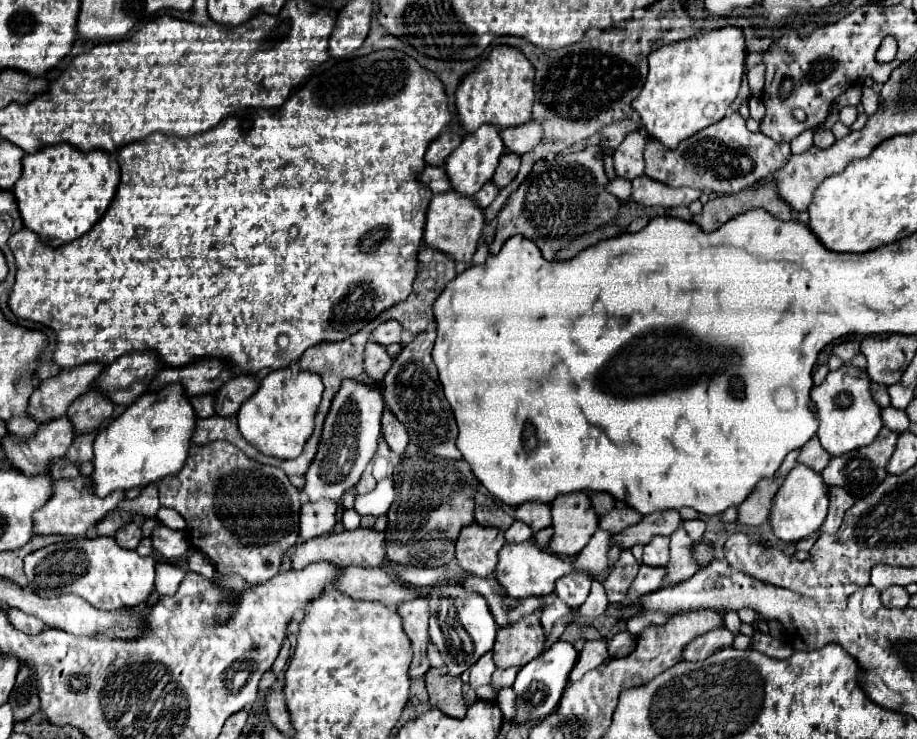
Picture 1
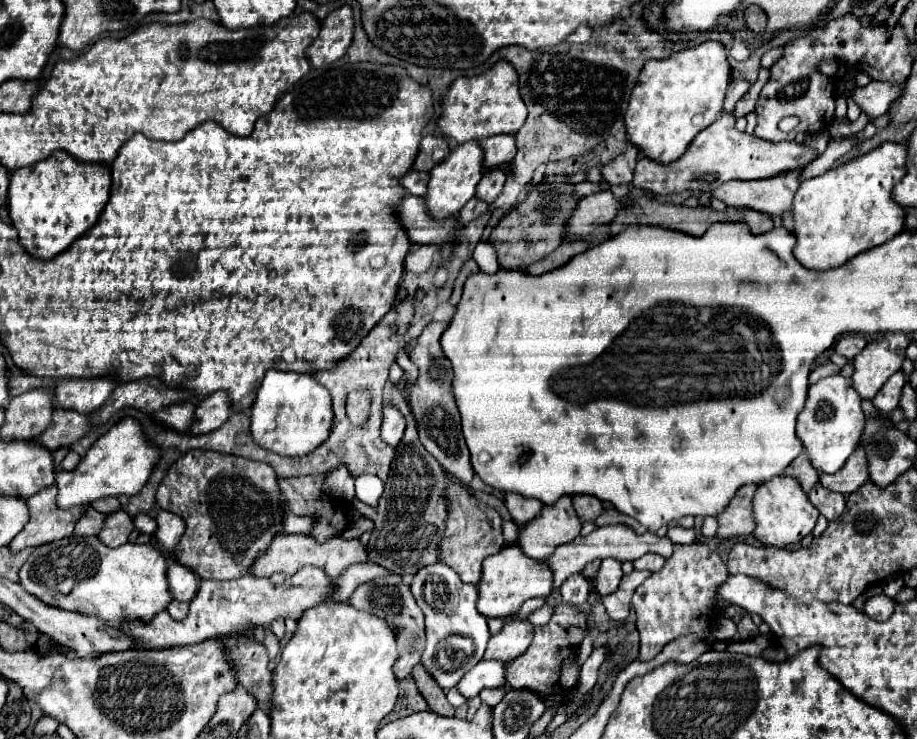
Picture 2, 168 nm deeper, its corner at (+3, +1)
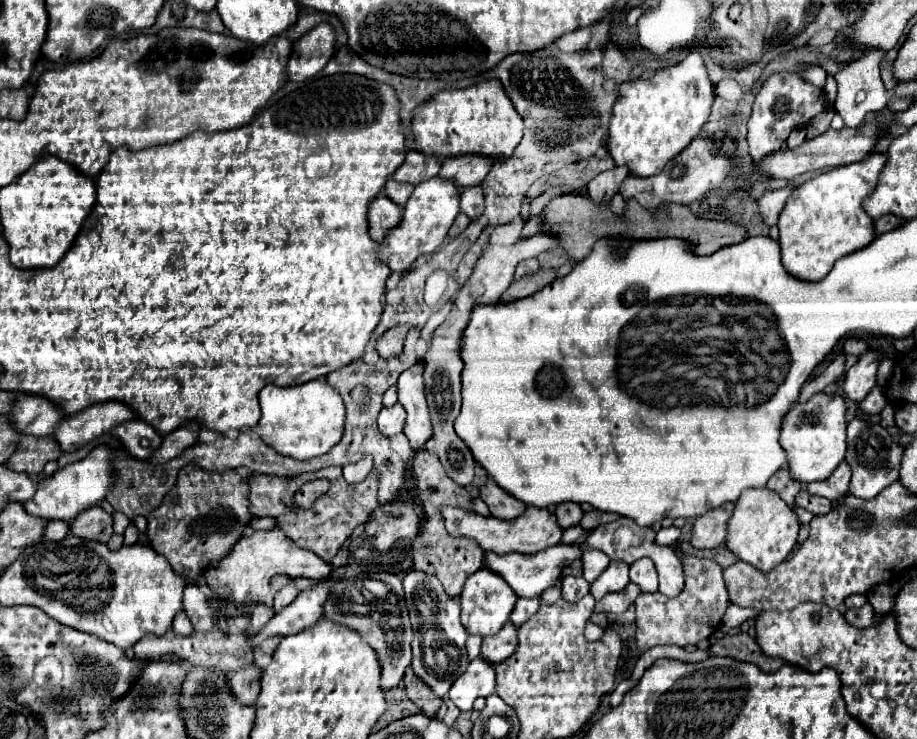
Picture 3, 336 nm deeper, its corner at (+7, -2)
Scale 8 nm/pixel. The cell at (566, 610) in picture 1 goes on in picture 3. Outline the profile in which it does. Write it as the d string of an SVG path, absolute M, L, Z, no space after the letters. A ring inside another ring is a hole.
M518 599L514 611L512 611L512 623L516 627L524 625L536 611L540 609L540 599Z

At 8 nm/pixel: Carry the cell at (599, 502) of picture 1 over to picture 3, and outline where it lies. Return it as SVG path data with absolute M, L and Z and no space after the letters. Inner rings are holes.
M566 501L566 503L556 505L556 517L560 519L560 527L564 527L564 529L568 529L572 525L578 525L582 515L584 515L584 511L582 511L582 507L578 503Z

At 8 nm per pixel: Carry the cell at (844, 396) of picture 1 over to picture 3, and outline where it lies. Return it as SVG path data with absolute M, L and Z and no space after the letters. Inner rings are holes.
M816 393L806 403L796 403L782 423L780 443L788 453L788 469L796 481L812 483L832 475L846 453L846 401L840 395Z

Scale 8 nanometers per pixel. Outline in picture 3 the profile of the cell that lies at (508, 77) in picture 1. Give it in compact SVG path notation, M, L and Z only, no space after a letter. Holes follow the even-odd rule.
M488 79L466 89L444 89L420 105L412 119L414 149L440 157L464 153L508 157L522 139L522 127L522 119L498 79Z

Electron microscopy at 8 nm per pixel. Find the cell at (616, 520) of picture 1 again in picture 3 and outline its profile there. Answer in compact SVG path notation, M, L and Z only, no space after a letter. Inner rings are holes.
M594 509L594 511L584 513L584 519L580 521L580 525L582 525L586 531L592 531L592 529L596 529L598 525L610 523L610 521L616 521L616 519L622 519L622 517L618 517L616 513L602 513L602 511Z

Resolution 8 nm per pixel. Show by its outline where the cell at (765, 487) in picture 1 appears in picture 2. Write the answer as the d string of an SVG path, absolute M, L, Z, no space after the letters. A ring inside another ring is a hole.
M748 486L740 488L728 508L716 516L718 520L718 538L736 538L748 536L754 530L754 516L752 516L752 498L748 496Z

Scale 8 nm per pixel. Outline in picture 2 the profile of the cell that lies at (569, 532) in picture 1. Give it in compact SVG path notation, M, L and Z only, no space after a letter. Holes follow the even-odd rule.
M562 496L556 504L544 506L536 520L520 526L516 546L534 560L544 560L556 546L572 542L580 534L582 522L574 512L572 500Z

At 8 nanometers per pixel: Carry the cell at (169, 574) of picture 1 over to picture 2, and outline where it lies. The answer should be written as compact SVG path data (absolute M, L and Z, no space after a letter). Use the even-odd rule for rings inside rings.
M178 562L170 564L168 584L170 584L170 592L172 592L174 600L190 602L192 596L196 596L196 584L198 582L200 582L198 576L190 568L186 568L186 566L178 564Z

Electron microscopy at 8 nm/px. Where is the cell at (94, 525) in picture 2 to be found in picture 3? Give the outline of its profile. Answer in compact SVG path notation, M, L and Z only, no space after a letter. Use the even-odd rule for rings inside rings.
M50 521L46 527L46 539L60 541L70 535L70 521Z

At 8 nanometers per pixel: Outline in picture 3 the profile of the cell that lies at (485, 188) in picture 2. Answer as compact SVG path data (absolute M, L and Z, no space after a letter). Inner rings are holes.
M480 185L464 187L460 191L460 209L470 219L476 219L476 217L480 217L484 213L484 193L482 193Z

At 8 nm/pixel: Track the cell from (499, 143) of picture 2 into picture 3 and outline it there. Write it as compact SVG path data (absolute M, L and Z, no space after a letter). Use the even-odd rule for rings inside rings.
M458 155L458 157L448 157L442 163L440 177L444 179L456 179L460 187L472 187L480 185L484 177L490 173L494 165L494 159L484 157L484 155Z

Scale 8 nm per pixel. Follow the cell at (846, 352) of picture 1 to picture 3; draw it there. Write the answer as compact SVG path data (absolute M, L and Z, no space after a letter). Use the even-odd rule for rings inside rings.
M856 337L854 341L860 341L860 343L844 343L842 345L842 351L846 355L862 355L864 351L868 351L868 343L864 343L862 337Z

